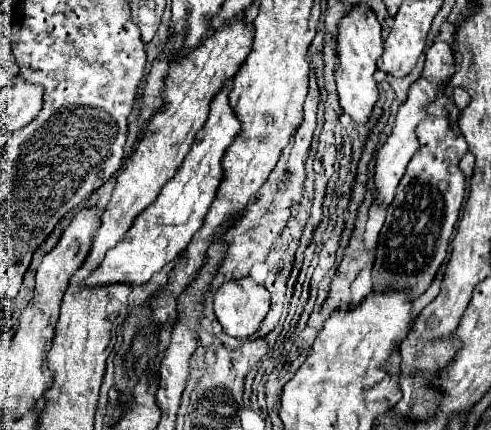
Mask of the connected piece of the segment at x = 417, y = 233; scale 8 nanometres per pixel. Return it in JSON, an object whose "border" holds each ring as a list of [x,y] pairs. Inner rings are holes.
{"border":[[[451,79],[439,87],[435,101],[427,107],[425,119],[417,125],[415,133],[419,139],[419,151],[409,161],[395,199],[387,207],[387,219],[379,233],[371,275],[373,291],[377,293],[387,289],[409,289],[409,301],[415,301],[427,291],[447,257],[449,239],[465,197],[465,177],[461,171],[451,169],[457,167],[467,153],[467,141],[463,141],[463,133],[459,133],[457,127],[459,109],[445,95],[449,83]]]}

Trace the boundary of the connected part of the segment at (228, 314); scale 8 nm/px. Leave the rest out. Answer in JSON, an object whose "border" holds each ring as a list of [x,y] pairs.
{"border":[[[251,277],[223,283],[213,297],[213,309],[215,309],[217,321],[223,325],[223,331],[229,337],[237,337],[237,339],[251,337],[259,329],[261,321],[269,311],[269,305],[271,305],[271,293],[263,285],[255,283]]]}

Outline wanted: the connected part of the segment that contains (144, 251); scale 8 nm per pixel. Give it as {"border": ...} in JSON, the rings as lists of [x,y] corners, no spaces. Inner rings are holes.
{"border":[[[229,87],[221,89],[215,95],[215,99],[211,101],[209,117],[201,127],[201,131],[197,131],[195,143],[191,145],[191,151],[183,159],[177,173],[171,177],[171,181],[167,181],[161,187],[157,199],[135,217],[125,239],[121,239],[113,249],[107,251],[101,265],[87,279],[83,279],[83,285],[87,287],[103,287],[103,285],[115,285],[115,283],[145,285],[157,271],[161,271],[179,253],[183,253],[193,233],[199,229],[219,189],[219,183],[223,177],[223,169],[221,169],[223,153],[241,131],[239,119],[229,107],[227,95],[229,95]]]}

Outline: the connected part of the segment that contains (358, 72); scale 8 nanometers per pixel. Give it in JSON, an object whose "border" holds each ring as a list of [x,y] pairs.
{"border":[[[367,3],[355,5],[347,17],[339,21],[337,29],[337,65],[335,65],[335,83],[341,109],[357,123],[367,123],[375,101],[379,99],[379,89],[373,79],[377,71],[377,59],[383,55],[383,37],[381,25]]]}

